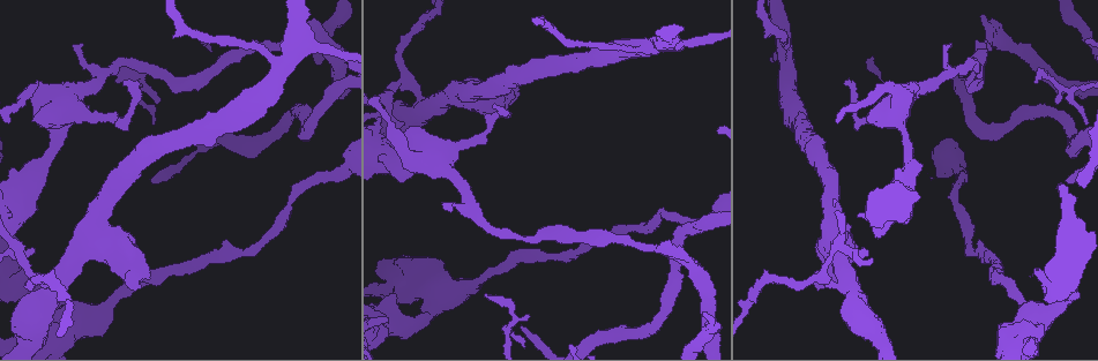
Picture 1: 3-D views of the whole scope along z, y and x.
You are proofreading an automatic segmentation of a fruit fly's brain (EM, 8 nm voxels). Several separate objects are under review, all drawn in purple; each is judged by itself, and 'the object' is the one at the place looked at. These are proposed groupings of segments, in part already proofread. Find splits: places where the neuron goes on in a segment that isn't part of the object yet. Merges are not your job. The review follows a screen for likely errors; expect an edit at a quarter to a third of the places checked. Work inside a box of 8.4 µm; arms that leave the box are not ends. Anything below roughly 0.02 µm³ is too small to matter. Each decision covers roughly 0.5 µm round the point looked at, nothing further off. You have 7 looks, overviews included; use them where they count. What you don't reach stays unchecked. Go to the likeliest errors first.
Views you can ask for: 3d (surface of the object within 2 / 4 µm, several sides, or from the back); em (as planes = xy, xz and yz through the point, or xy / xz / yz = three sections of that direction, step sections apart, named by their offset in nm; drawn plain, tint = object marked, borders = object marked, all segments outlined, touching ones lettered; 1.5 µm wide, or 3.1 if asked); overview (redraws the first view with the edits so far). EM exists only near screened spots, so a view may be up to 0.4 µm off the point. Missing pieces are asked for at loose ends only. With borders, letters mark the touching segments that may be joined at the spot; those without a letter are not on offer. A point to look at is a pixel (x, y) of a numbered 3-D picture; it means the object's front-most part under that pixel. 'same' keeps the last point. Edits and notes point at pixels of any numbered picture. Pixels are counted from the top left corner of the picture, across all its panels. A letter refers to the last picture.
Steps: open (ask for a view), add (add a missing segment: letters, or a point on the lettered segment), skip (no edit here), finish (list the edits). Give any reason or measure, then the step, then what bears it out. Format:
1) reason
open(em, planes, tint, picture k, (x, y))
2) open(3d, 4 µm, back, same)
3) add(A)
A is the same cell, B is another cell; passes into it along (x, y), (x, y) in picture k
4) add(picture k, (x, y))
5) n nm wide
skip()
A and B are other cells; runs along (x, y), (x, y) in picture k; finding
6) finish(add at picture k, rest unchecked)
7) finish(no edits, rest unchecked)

stops while still wide
open(3d, 2 µm, picture 1, (395, 293))

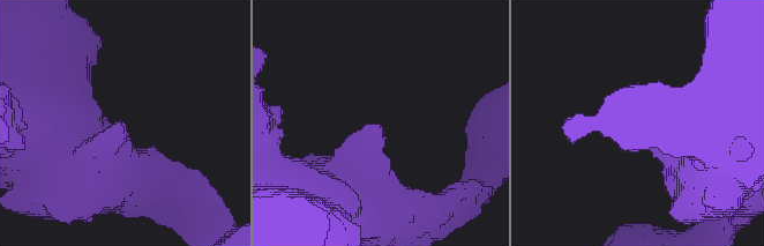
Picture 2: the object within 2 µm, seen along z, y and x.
open(em, yz, step 4, borders, picture 2, (379, 128))

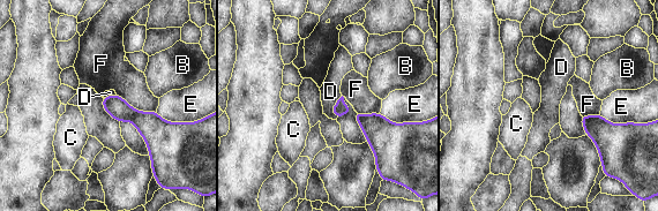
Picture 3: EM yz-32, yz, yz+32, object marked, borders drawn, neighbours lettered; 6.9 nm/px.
F touches over 300 nm
skip()
B, C, D, E and F are other cells; no lettered segment goes on from it

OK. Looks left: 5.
branch stops here
open(3d, 4 µm, picture 1, (672, 243))

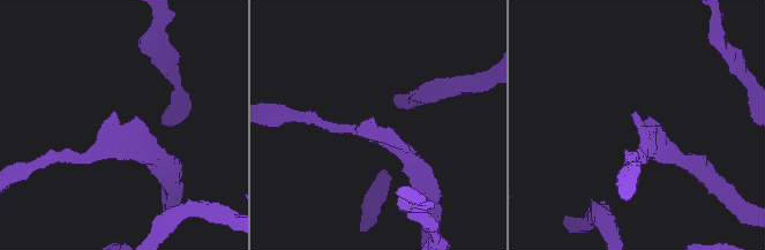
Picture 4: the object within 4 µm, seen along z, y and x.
open(em, xz, step 4, borders, picture 4, (372, 125))

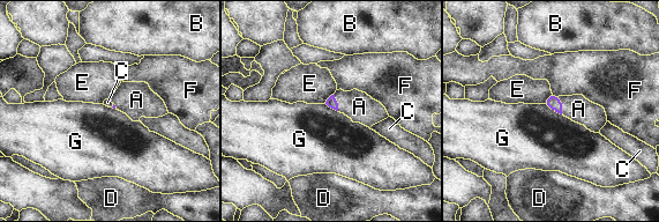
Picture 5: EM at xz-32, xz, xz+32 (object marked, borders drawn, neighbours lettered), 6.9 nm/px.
cut it another way
open(em, planes, borders, same)

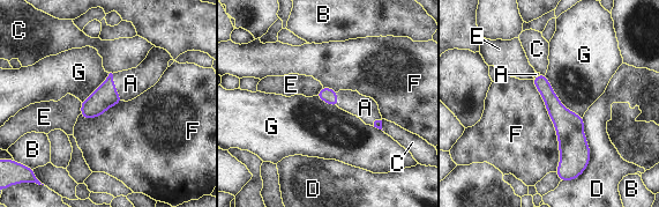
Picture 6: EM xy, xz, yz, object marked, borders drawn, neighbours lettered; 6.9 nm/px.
F touches over 650 nm
add(A)
A is the same cell, B, C, D, E, F and G are other cells; passes into it along (105, 96), (114, 87), (130, 83) in picture 6; the neuron continues

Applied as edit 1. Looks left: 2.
see it whole again
open(overview)

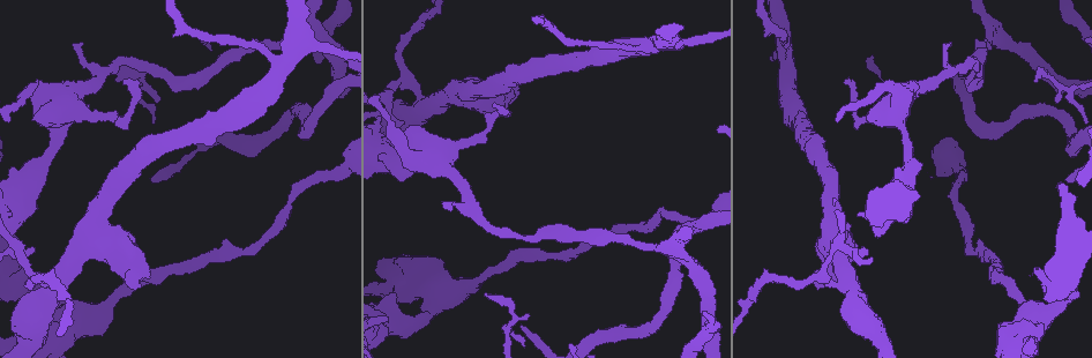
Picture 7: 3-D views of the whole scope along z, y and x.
long arm stops here
open(em, planes, borders, picture 7, (1068, 183))

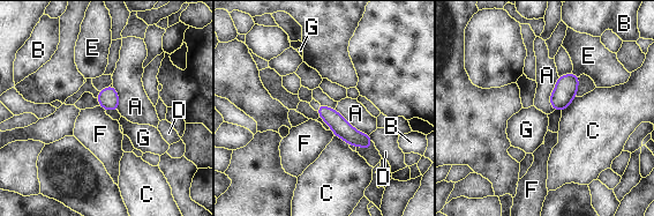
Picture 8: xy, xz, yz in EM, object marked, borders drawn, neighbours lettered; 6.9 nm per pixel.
skip()
A, B, C, D, E, F and G are other cells; runs along (321, 108), (346, 132), (367, 146) in picture 8; no lettered segment goes on from it

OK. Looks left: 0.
finish(add at picture 6, rest unchecked)

